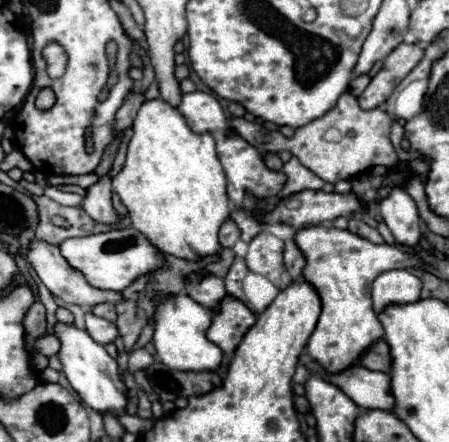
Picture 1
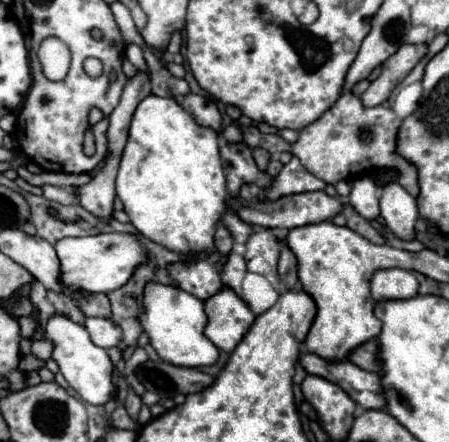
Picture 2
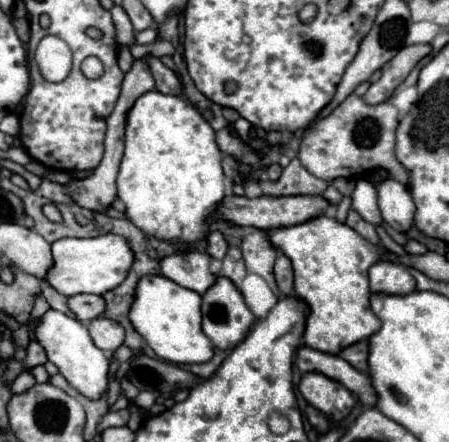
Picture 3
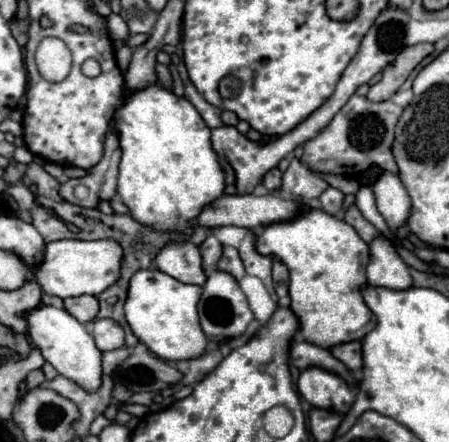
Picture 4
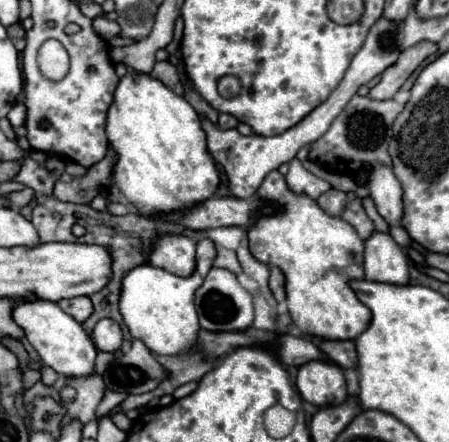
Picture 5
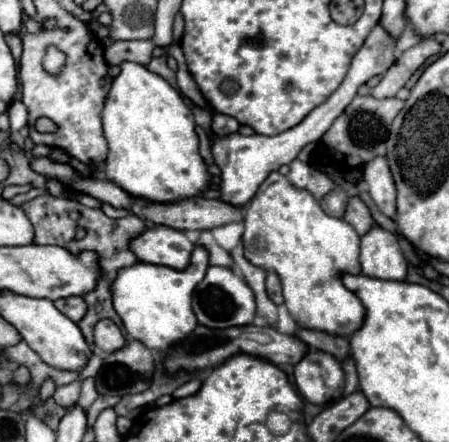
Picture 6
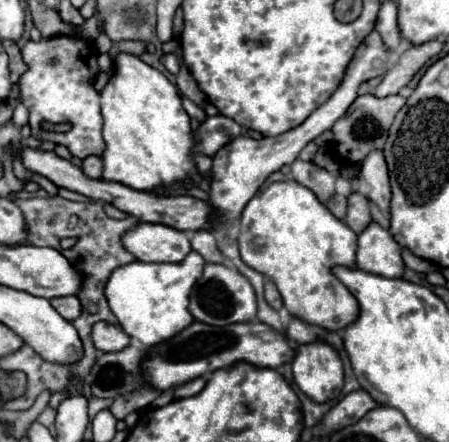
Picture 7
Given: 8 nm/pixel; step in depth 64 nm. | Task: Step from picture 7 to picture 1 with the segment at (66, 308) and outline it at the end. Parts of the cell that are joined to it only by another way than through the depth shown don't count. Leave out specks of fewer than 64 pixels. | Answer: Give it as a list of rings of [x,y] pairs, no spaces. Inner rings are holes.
[[[98,304],[92,308],[92,312],[100,318],[106,318],[108,322],[114,322],[116,320],[116,312],[114,312],[114,306],[112,304]]]

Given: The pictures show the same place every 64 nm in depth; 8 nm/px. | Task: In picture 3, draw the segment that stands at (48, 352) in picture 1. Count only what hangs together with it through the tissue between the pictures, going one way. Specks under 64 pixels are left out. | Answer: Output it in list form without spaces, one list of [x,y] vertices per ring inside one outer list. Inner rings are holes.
[[[32,340],[30,342],[30,352],[28,352],[28,356],[26,356],[26,366],[28,368],[34,368],[34,366],[38,366],[38,364],[44,364],[48,358],[46,358],[46,352],[44,352],[44,348],[36,342],[36,340]]]

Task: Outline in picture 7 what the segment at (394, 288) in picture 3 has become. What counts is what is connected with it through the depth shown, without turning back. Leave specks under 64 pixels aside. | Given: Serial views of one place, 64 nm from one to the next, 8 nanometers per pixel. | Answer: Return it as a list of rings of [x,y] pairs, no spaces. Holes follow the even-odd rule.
[[[372,222],[362,234],[358,234],[356,262],[360,270],[384,278],[402,278],[404,274],[400,244],[376,222]]]

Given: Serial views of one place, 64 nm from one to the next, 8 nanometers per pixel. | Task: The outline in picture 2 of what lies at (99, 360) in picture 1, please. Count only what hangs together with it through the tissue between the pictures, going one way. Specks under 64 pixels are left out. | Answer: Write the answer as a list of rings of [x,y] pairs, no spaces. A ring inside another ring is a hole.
[[[56,314],[56,316],[50,318],[50,322],[46,326],[46,338],[56,344],[54,352],[52,352],[52,358],[60,366],[60,372],[64,374],[66,382],[78,392],[78,396],[84,402],[94,404],[94,406],[104,406],[108,400],[112,400],[112,398],[116,400],[118,398],[118,390],[112,384],[114,364],[108,358],[108,354],[106,354],[104,348],[92,344],[92,340],[88,336],[88,330],[84,326],[72,322],[66,316]]]

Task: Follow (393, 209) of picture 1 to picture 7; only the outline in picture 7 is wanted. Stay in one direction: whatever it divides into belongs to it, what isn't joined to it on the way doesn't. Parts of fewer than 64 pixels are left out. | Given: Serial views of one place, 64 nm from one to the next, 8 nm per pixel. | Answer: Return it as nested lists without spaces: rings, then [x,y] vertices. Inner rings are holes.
[[[374,150],[366,156],[366,160],[362,162],[362,168],[360,168],[360,178],[370,186],[368,198],[372,202],[376,202],[382,212],[388,212],[392,190],[390,190],[390,178],[388,178],[384,154],[380,150]]]

